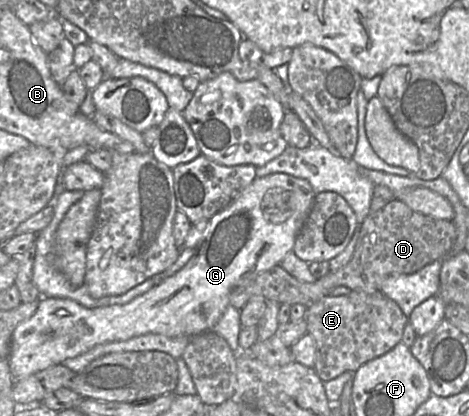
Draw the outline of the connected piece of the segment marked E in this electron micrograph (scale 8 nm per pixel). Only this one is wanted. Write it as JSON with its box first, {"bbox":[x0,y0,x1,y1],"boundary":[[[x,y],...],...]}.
{"bbox":[305,291,408,382],"boundary":[[[351,291],[349,295],[323,297],[307,307],[305,314],[307,333],[315,341],[315,372],[323,382],[327,382],[344,372],[356,371],[363,364],[389,352],[401,342],[408,320],[398,304],[381,291],[373,294]]]}

